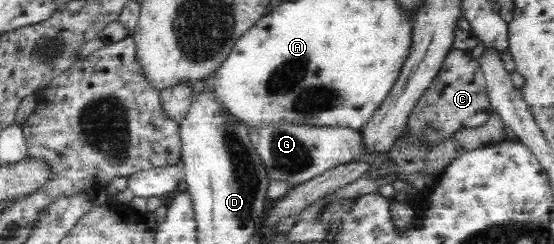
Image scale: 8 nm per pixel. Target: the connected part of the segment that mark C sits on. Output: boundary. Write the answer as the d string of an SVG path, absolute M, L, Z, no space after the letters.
M450 49L446 53L446 57L442 59L440 71L438 75L430 81L430 85L426 91L422 93L422 97L416 101L414 109L408 115L408 121L404 125L404 131L398 135L396 141L390 147L389 161L376 171L371 171L376 175L408 175L408 173L416 173L422 171L425 166L425 159L428 152L439 143L450 139L460 130L477 128L484 125L494 114L494 109L487 94L487 82L479 62L479 58L473 58L470 50Z

